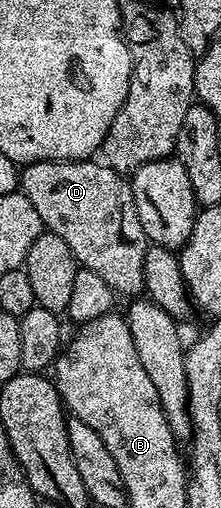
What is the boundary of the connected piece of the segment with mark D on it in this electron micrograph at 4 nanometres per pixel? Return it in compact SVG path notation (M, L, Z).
M91 159L77 162L35 161L20 170L19 189L33 203L44 228L68 243L82 268L96 272L120 296L135 297L144 290L144 259L149 242L137 215L131 182L124 174L106 163Z

